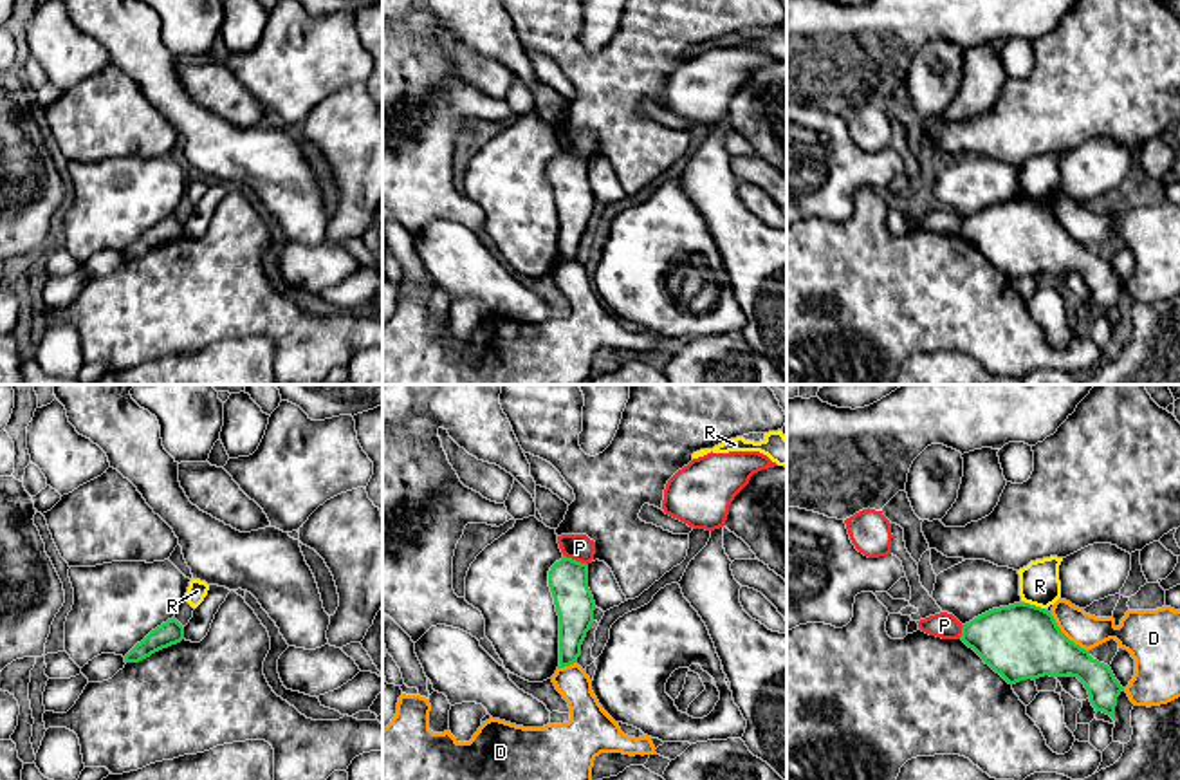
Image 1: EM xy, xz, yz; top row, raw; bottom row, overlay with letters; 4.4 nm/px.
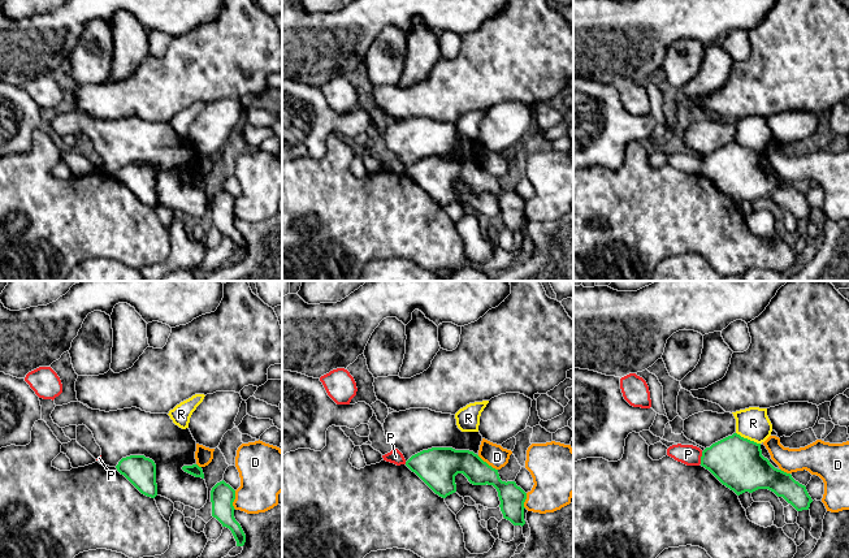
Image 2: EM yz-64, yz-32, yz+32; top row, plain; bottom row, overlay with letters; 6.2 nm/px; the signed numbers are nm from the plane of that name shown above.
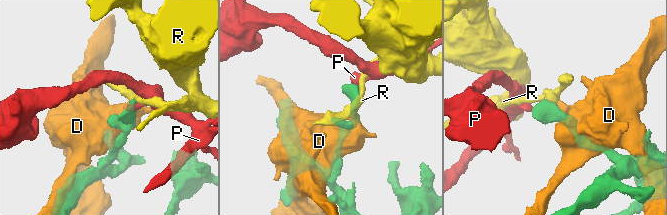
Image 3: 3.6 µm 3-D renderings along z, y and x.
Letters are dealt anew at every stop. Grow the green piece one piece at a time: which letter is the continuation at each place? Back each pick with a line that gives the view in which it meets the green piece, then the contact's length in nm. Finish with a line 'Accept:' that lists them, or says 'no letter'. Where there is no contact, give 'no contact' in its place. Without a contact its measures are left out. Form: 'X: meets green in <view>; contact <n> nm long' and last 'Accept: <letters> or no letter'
Accept: no letter

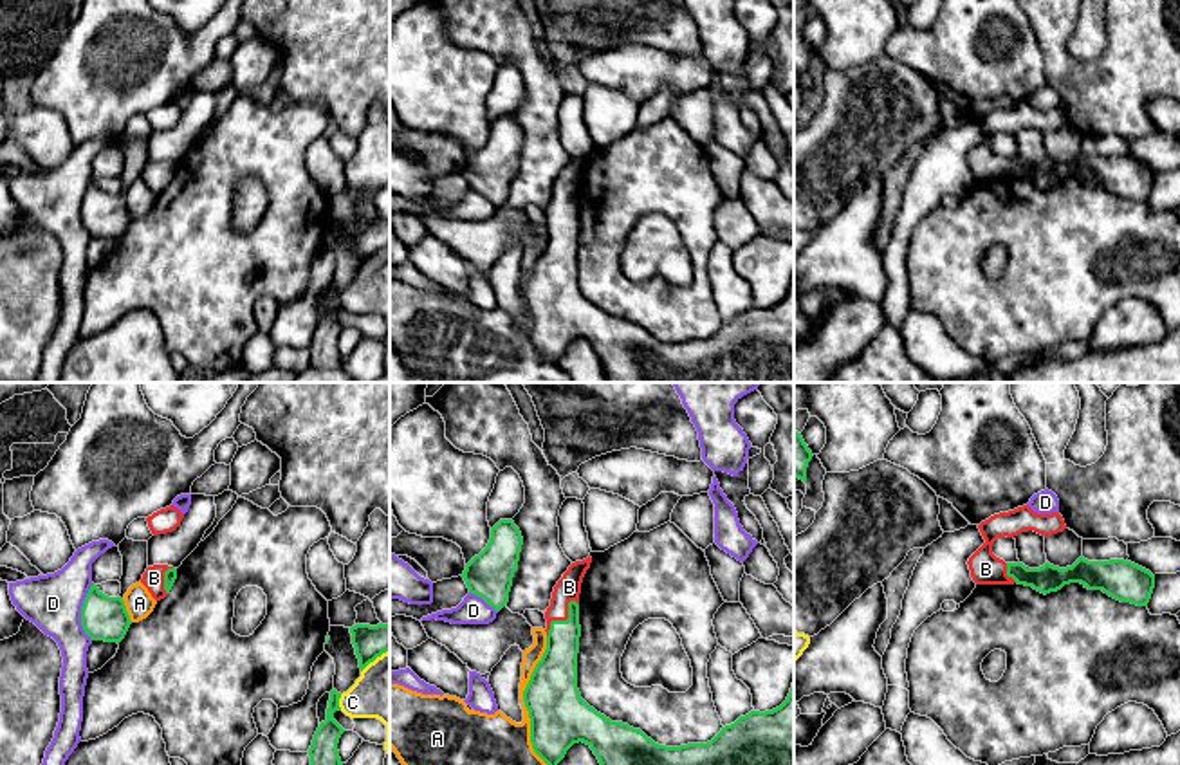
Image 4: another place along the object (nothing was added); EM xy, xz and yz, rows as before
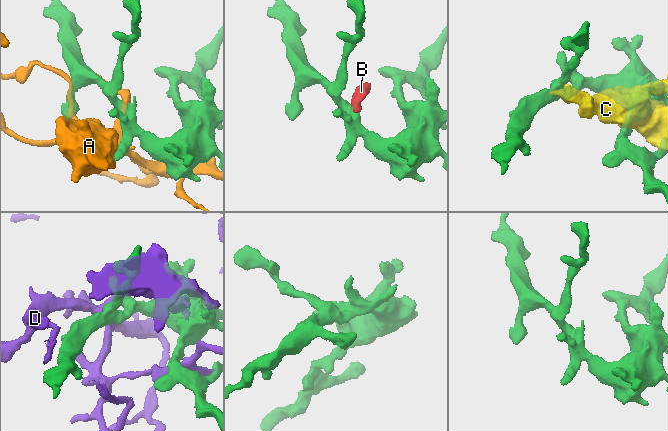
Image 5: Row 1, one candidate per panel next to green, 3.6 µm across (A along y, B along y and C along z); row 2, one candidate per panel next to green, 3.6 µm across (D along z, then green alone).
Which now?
B: meets green in xz; contact 200 nm long
Accept: B

